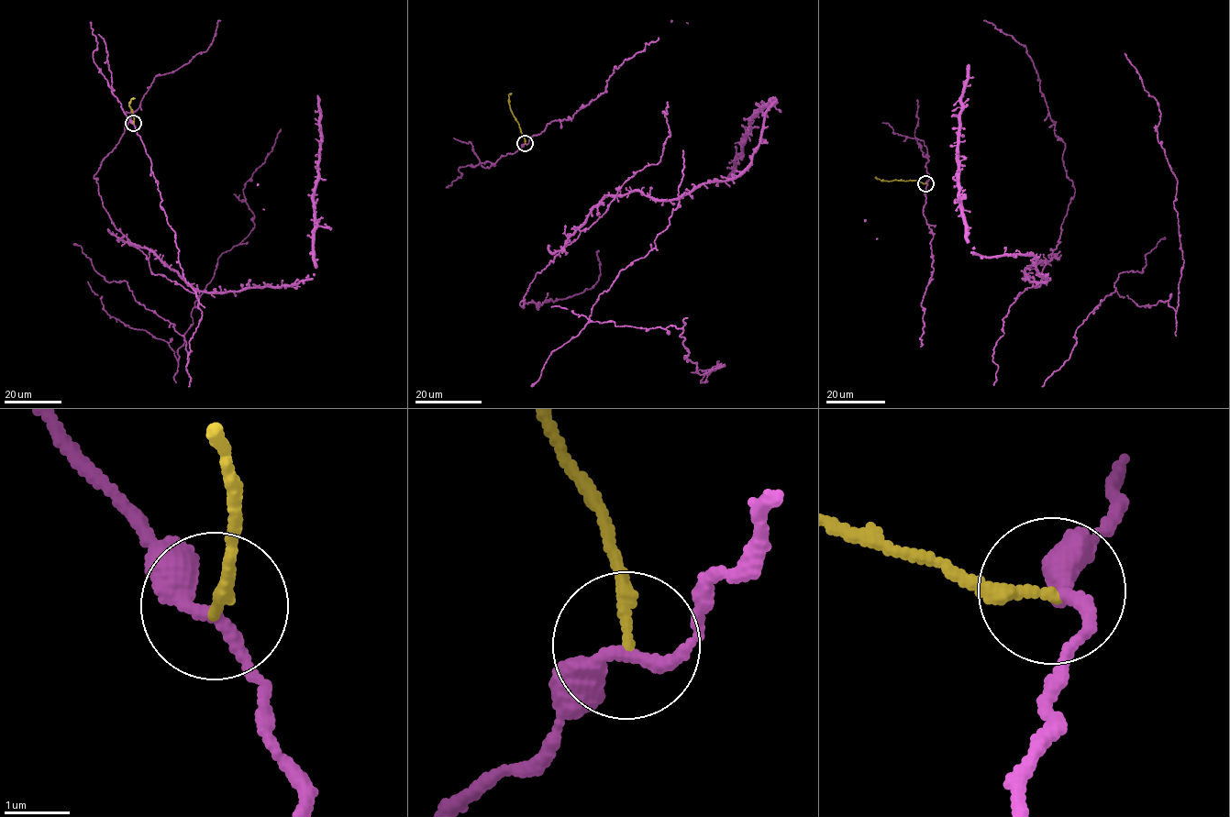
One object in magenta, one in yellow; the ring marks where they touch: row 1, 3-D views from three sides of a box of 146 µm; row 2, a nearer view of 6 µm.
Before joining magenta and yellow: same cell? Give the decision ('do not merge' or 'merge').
do not merge

